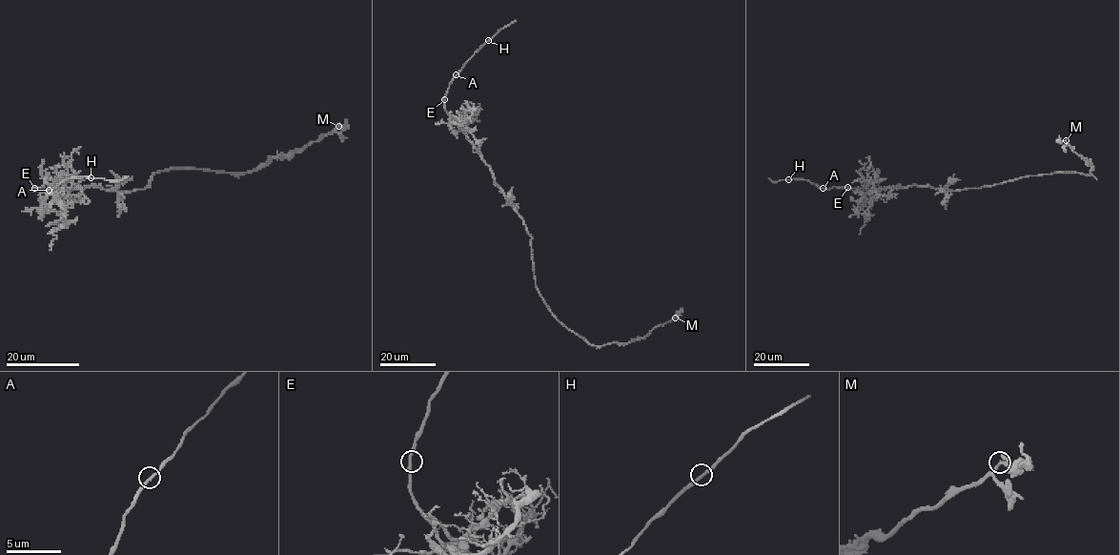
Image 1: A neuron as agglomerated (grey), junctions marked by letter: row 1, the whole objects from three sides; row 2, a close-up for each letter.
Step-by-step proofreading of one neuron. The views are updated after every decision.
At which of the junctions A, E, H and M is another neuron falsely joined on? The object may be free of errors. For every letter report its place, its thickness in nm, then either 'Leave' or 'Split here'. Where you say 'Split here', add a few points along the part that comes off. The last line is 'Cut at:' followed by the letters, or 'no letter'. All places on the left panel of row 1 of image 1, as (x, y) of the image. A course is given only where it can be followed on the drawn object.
A: Place: (49, 190). Thickness 190 nm. Leave
E: Place: (34, 188). Thickness 190 nm. Leave
H: Place: (91, 177). Thickness 180 nm. Leave
M: Place: (338, 126). Thickness 200 nm. Leave
Cut at: no letter

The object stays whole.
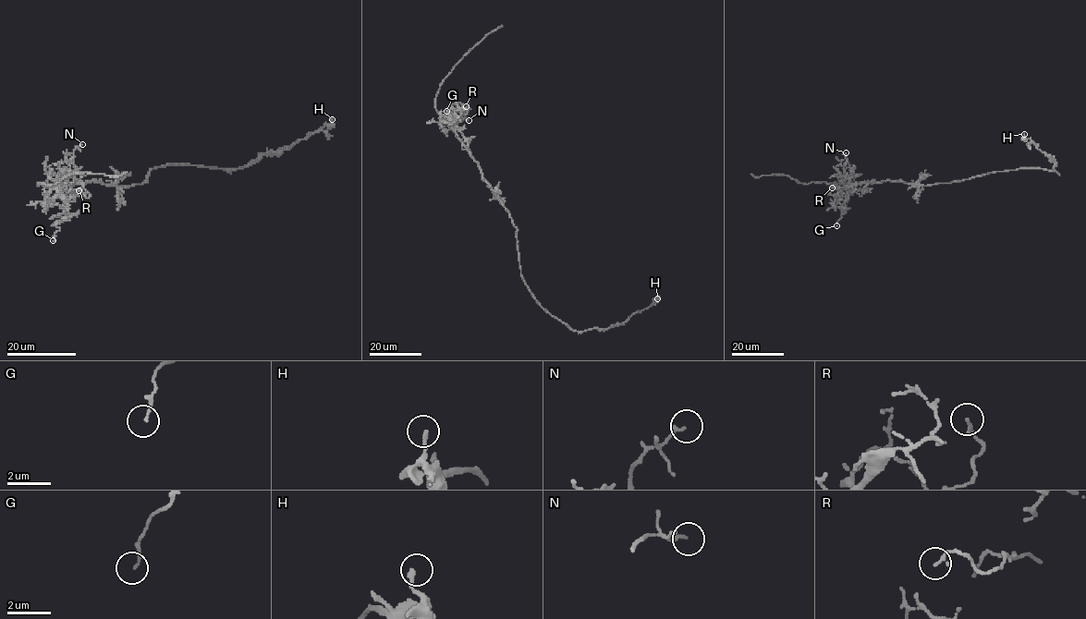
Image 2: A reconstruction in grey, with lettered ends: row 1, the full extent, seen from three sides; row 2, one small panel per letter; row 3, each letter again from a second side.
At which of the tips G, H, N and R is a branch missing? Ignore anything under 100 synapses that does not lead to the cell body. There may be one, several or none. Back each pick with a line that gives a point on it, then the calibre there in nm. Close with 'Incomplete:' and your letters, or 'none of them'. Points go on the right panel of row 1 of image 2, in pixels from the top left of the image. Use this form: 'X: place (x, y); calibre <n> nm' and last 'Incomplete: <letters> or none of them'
Incomplete: none of them

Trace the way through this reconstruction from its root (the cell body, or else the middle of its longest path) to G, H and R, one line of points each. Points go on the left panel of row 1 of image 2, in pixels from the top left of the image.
G: (138, 184), (125, 187), (101, 181), (66, 184), (54, 200), (64, 212), (55, 225), (59, 229), (53, 240)
H: (138, 184), (146, 182), (152, 169), (167, 164), (245, 167), (269, 151), (288, 149), (329, 125), (332, 119)
R: (138, 184), (118, 187), (87, 181), (63, 187), (66, 191), (76, 188), (79, 192), (81, 188), (79, 190)

